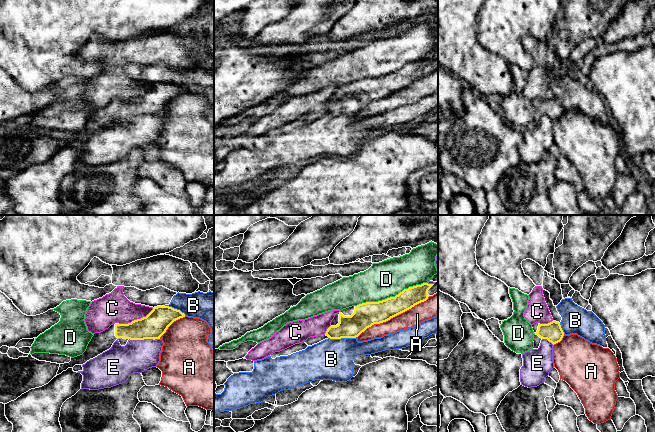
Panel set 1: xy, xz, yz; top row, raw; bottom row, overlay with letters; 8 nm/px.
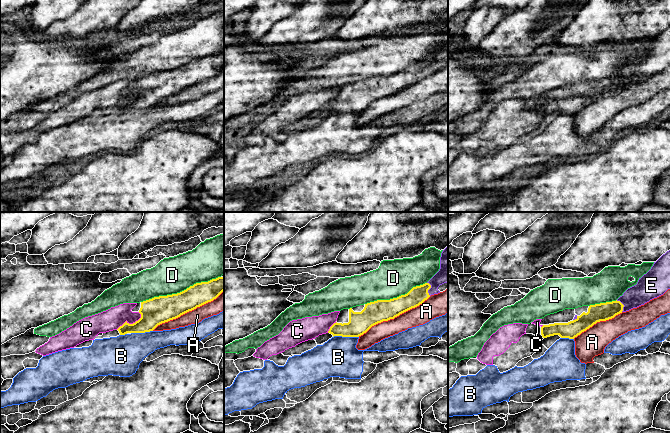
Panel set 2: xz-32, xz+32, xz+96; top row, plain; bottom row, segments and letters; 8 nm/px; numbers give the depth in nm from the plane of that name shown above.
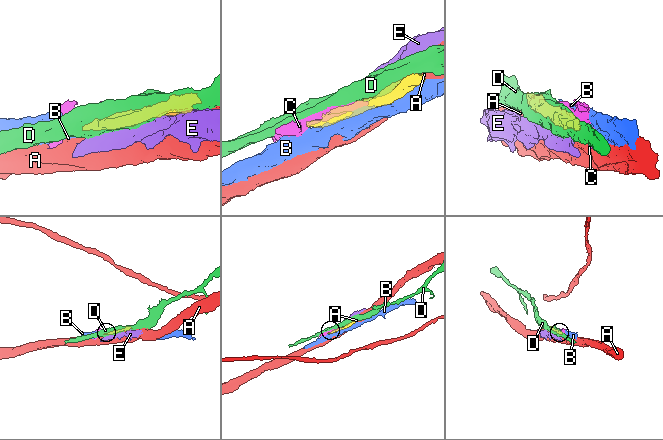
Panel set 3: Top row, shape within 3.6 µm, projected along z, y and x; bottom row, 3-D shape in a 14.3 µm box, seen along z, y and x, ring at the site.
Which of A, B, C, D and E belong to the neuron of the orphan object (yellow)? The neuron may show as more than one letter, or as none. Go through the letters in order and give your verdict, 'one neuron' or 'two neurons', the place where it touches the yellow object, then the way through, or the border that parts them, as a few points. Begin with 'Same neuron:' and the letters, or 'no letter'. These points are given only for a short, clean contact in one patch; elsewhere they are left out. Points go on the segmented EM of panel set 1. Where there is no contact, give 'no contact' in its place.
Same neuron: no letter
A: two neurons; meets yellow in xz at (392, 317)
B: two neurons; meets yellow in xz at (342, 337)
C: two neurons; meets yellow in xy at (137, 319)
D: two neurons; meets yellow in xz at (390, 297)
E: two neurons; meets yellow in xy at (144, 338)

